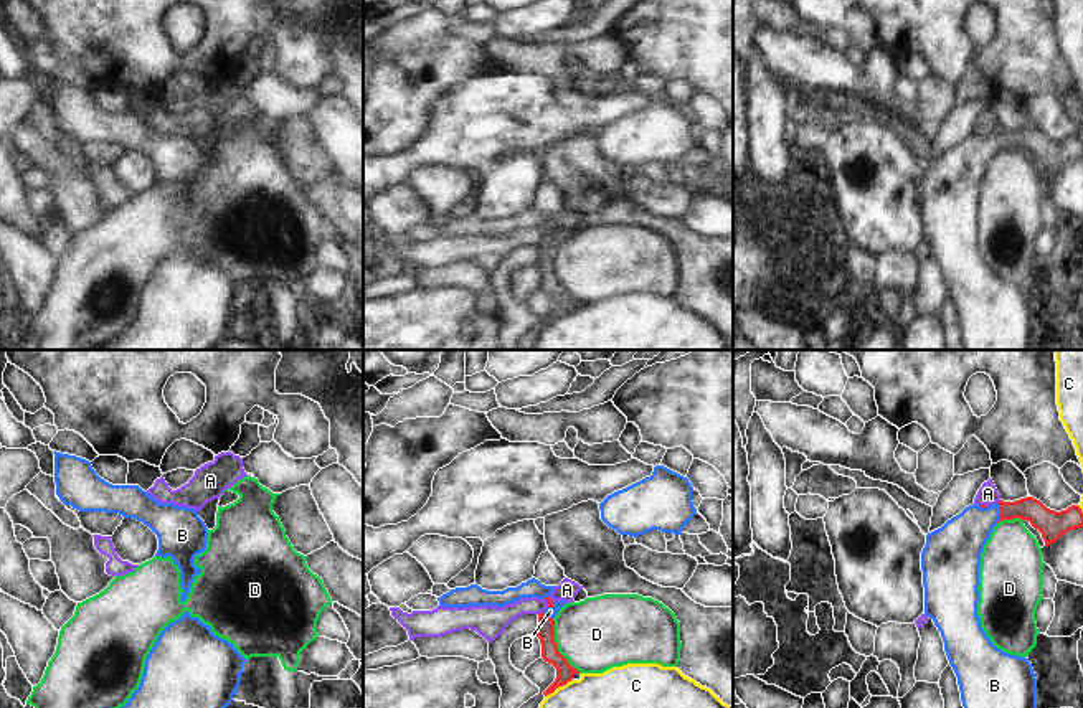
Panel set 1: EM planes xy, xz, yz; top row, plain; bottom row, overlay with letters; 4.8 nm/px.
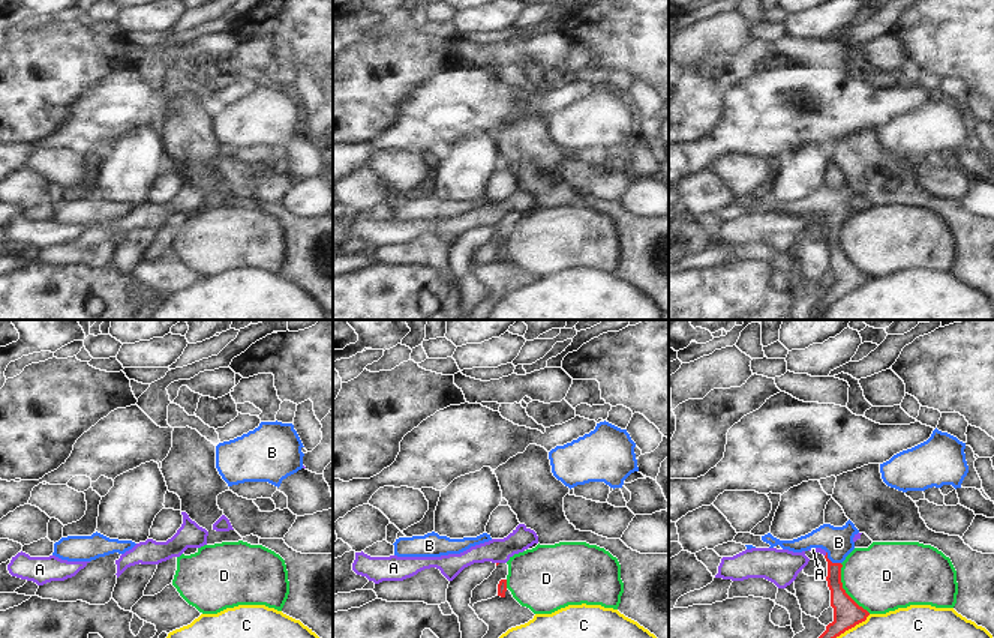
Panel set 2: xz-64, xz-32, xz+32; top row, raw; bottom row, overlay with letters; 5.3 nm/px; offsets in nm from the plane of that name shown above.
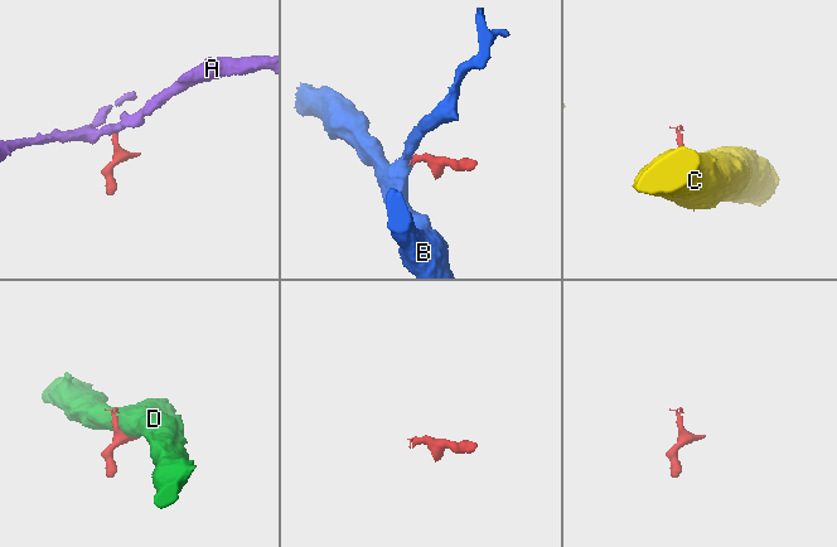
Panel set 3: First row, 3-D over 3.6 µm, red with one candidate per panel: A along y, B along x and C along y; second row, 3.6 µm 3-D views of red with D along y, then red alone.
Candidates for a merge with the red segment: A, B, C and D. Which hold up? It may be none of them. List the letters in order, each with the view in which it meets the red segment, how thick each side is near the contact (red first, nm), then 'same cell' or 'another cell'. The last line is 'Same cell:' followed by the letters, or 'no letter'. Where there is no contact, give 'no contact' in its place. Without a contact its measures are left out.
A: xz | 90/150 nm | another cell
B: yz | 120/220 nm | same cell
C: xz | 90/420 nm | another cell
D: xz | 90/360 nm | another cell
Same cell: B

